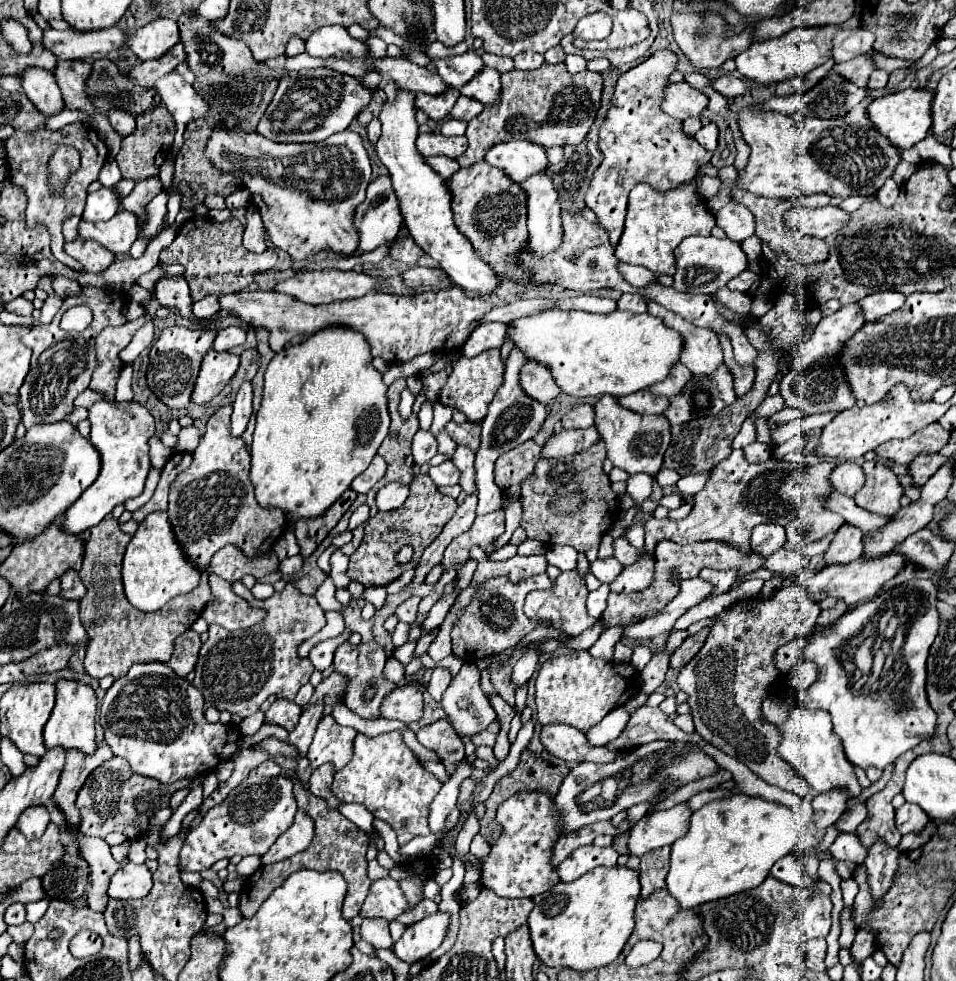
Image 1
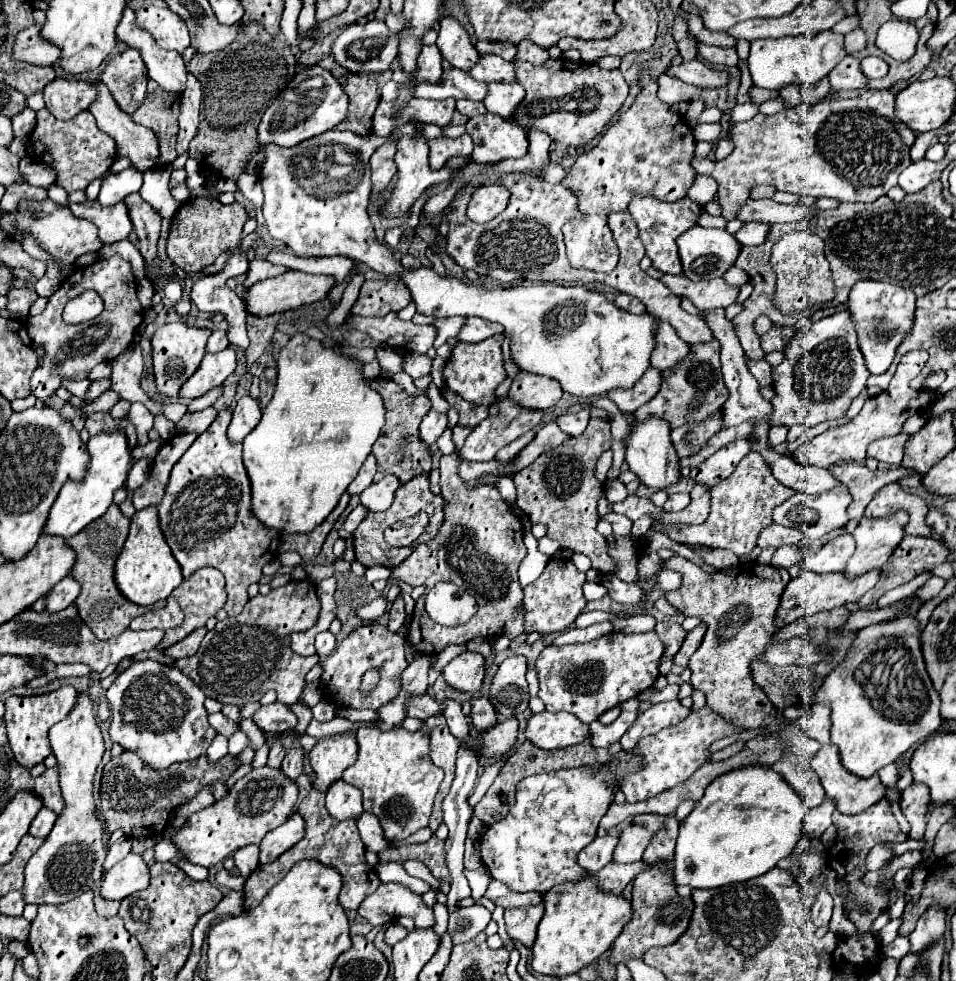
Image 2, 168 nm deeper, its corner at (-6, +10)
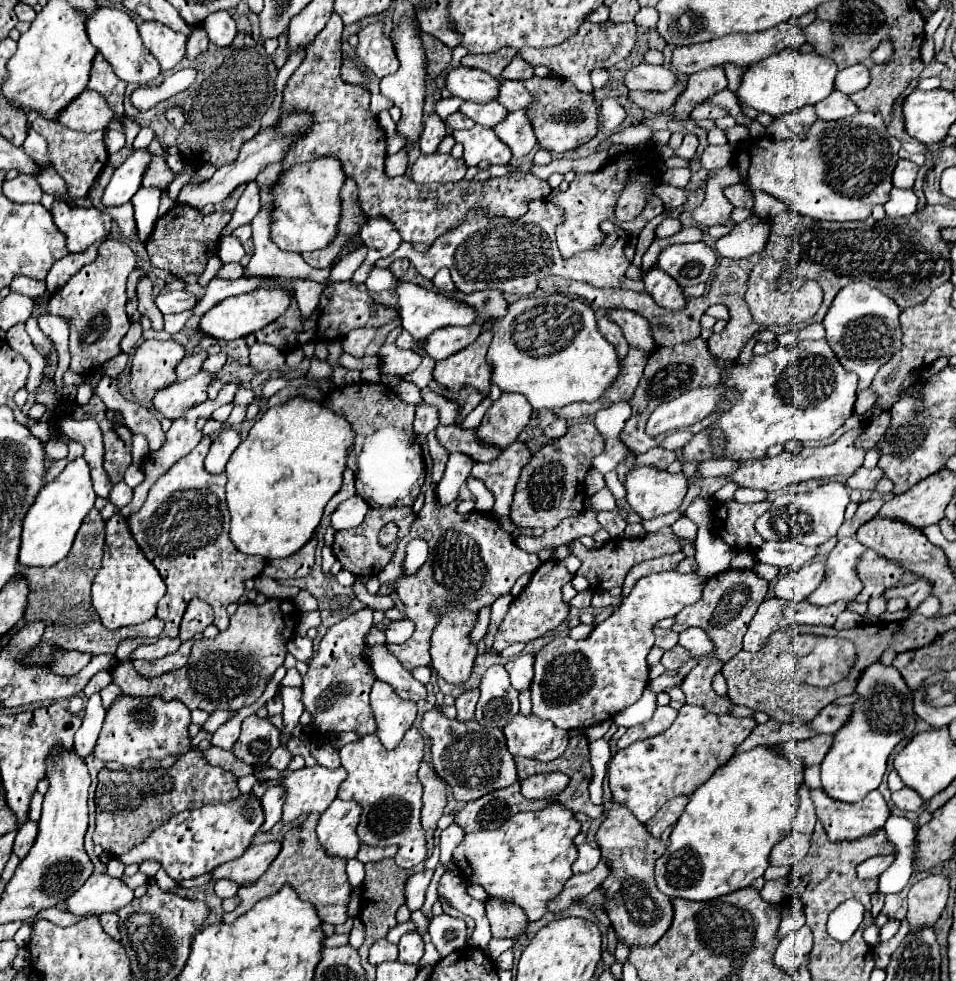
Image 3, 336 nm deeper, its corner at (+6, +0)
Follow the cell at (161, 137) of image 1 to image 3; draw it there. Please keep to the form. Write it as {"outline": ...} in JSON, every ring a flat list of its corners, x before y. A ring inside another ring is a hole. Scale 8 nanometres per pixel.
{"outline":[[238,32,232,46,210,44,208,52,192,62,183,58,174,68,162,71,159,76,161,82,179,68,188,67,198,70,194,84,186,92,176,94,145,112,140,112,130,102,130,94,138,88,138,84,128,84,124,98,126,116,140,128,152,128,156,140,166,148,176,144,186,164,212,164,214,168,220,168,236,158,238,148,260,130,260,120,276,98,274,86,278,70,272,56,264,50,264,44,254,40,248,32],[172,106,180,106,186,116,186,124,180,130,166,120,166,111]]}

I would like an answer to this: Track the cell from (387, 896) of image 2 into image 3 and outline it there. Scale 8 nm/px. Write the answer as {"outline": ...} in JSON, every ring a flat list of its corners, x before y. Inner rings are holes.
{"outline":[[410,930,406,932,400,942,398,942,398,948,400,948,400,956,404,962,408,964,418,964,422,954,424,954,424,942,422,942,422,936,416,932,416,930]]}

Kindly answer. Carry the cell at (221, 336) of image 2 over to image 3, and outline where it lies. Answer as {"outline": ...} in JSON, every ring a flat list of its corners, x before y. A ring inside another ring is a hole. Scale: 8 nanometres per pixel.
{"outline":[[200,350,200,352,194,352,194,354,186,356,186,358,180,362,180,368,178,368,178,380,184,380,184,378,200,372,206,356,208,356,206,350]]}

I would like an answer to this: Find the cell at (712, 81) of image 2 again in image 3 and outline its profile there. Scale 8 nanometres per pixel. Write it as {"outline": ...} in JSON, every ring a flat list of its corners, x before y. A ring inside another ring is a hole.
{"outline":[[638,64,624,76,624,84,630,90,652,90,652,92,666,92,674,88,678,76,668,66,652,66,652,64]]}

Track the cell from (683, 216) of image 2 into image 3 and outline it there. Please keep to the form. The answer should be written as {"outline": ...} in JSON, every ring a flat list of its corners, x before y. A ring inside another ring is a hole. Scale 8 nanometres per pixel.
{"outline":[[652,266,650,270,644,272,644,284,648,294,664,308,670,310,680,310,684,308,684,294,682,288,676,284,674,278,670,278,664,270,660,270,658,266]]}

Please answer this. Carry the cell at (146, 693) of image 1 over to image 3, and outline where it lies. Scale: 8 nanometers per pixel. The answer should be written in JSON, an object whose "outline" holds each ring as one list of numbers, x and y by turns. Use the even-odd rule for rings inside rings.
{"outline":[[122,692,106,710,106,720,94,754,104,762,114,760,136,770,144,764,144,760,162,760,188,752,192,748,192,738,188,734,190,724,190,710,180,700,164,700,160,696,138,698]]}

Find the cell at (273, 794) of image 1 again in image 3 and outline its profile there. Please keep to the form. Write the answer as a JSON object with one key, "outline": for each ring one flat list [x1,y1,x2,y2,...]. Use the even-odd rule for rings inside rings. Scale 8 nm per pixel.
{"outline":[[252,792,240,794,230,802,220,802,196,810,184,810,184,814,176,814,176,818,170,818,170,822,162,826,162,830,156,830,152,838,134,846,128,854,120,855,120,860,125,865,154,860,160,862,162,868,168,872,168,876,172,876,174,880,196,878,244,854,244,850,250,846,252,838,256,836,262,824,264,824,262,800,256,798]]}

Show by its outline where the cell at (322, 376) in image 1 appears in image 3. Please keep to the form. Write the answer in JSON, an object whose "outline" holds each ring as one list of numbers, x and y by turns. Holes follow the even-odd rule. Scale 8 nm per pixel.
{"outline":[[292,396,288,402,268,408,250,428,244,442,234,450,226,464,226,502,232,516,230,538,244,554,258,554,268,560,288,558,300,550,320,524,328,500,340,490,346,470,348,450,352,452,356,432,344,414,336,414,322,402]]}

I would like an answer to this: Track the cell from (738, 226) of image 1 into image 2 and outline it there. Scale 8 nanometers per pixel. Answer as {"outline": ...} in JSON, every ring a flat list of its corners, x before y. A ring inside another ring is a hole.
{"outline":[[866,90,854,98,822,100,814,106,798,106,774,116,756,114,748,122,738,122,732,128,734,152,724,160,710,160,694,156,696,174,710,174,718,182,718,200,722,216,726,220,736,218,740,204,750,196,750,188,756,184,770,184,780,192,812,198,834,198,840,202,874,202,896,186,898,174,910,164,910,148,916,134,902,124,894,114,896,96,890,90]]}

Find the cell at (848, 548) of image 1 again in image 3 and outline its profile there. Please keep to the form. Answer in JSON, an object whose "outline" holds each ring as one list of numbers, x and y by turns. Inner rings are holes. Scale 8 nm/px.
{"outline":[[814,560,796,572,788,572,776,582,774,594,790,602,800,602,820,586,824,578,824,570,826,570,826,564,822,560]]}

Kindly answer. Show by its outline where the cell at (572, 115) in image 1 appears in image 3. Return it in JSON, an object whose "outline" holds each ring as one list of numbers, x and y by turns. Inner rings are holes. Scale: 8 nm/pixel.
{"outline":[[546,76,546,78,530,78,522,82,526,90,532,94,532,104,526,108,526,114,532,122,534,134,538,138,538,144,544,150,550,152,566,152,572,148,578,148,592,140,598,132,598,106,594,102,594,94,580,92,572,82,558,76]]}

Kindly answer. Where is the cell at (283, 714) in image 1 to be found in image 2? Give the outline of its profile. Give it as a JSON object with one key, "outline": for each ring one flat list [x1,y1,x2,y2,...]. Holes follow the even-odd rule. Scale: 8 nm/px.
{"outline":[[282,702,260,706,256,710,256,714,252,716,252,720,264,732,266,738,268,736,282,736,284,732,290,732,298,722,294,712,288,706,284,706]]}

